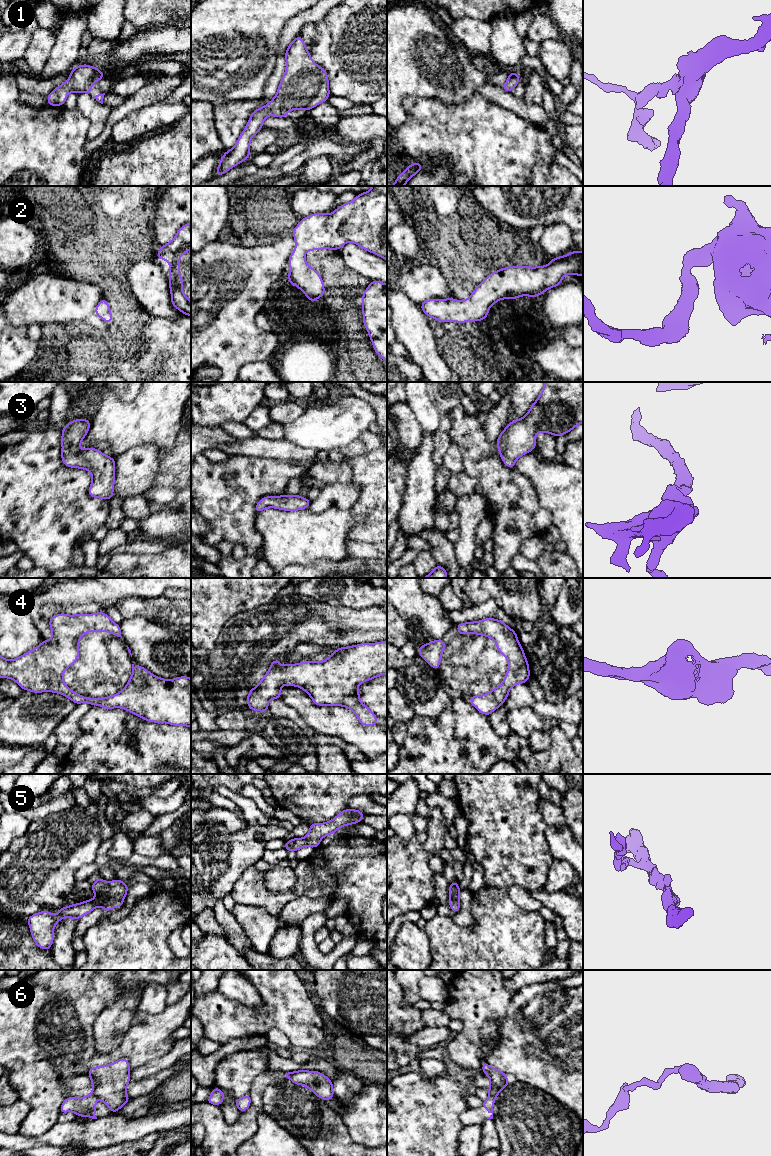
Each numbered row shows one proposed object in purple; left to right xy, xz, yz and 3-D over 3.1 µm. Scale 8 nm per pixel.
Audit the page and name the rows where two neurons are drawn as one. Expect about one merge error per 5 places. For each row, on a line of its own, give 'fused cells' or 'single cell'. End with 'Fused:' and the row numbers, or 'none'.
1: single cell
2: single cell
3: single cell
4: single cell
5: single cell
6: fused cells
Fused: 6

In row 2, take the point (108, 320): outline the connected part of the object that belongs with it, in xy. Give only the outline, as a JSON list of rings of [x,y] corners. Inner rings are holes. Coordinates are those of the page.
[[[102,299],[95,308],[94,313],[106,323],[111,324],[113,316],[111,315],[111,310],[109,303],[106,299]]]

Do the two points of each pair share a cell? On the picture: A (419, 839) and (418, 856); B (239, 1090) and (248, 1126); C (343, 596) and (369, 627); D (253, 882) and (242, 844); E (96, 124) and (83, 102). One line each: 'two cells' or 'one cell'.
A: one cell
B: two cells
C: two cells
D: two cells
E: one cell

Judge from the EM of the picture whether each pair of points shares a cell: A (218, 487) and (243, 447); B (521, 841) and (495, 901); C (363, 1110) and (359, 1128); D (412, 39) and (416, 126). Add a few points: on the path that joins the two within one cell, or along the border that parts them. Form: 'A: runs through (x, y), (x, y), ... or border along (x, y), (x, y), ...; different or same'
A: border along (228, 455), (262, 457); different
B: border along (486, 885), (492, 888), (505, 888), (507, 890); different
C: runs through (363, 1114), (363, 1124); same
D: border along (438, 99), (407, 96), (403, 100), (402, 106); different

